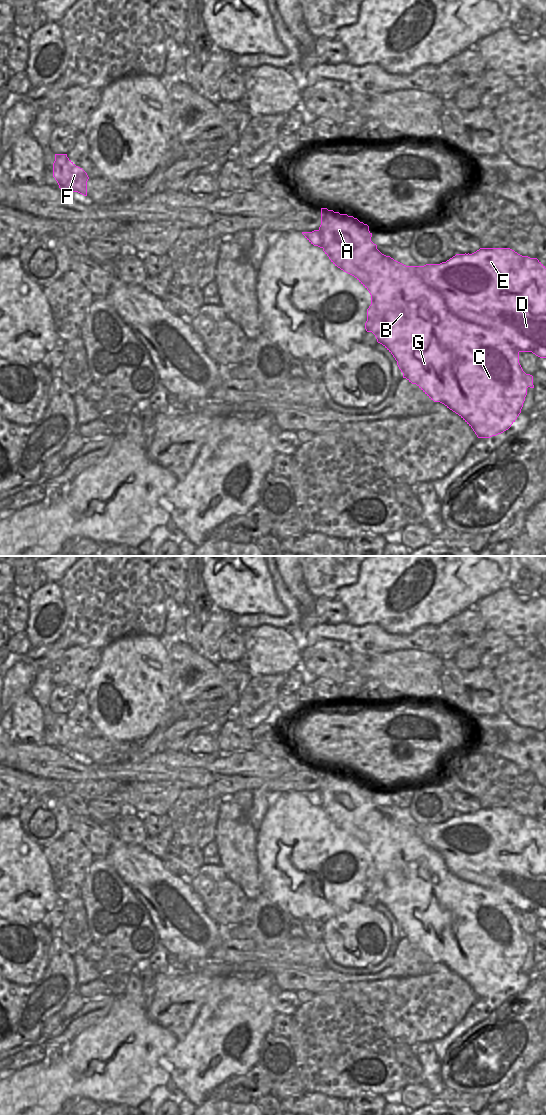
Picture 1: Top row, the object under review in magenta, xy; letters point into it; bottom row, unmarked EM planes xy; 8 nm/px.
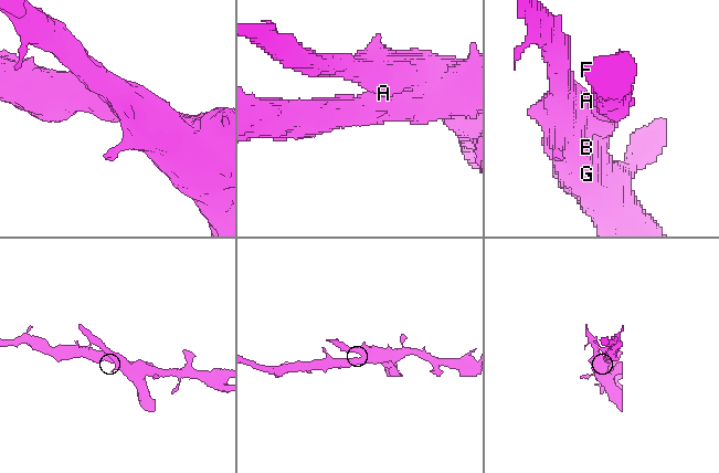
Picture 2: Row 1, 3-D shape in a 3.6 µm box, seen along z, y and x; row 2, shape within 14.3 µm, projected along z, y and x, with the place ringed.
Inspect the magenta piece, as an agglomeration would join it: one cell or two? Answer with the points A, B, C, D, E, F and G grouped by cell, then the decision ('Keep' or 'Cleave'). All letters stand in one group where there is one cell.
Groups: A B C G / D E F. Cleave.

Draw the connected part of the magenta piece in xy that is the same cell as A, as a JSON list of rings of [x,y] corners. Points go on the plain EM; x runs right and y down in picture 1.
[[[321,768],[321,785],[319,791],[323,797],[323,811],[331,822],[344,832],[354,836],[369,851],[371,865],[367,869],[365,889],[367,892],[372,892],[377,902],[382,904],[393,915],[399,929],[403,933],[403,938],[406,938],[412,944],[416,944],[434,962],[440,962],[458,974],[473,989],[478,998],[490,998],[508,990],[521,973],[527,955],[527,948],[534,948],[533,936],[526,934],[519,923],[519,911],[517,908],[498,892],[480,884],[458,878],[447,867],[443,856],[423,841],[417,833],[417,826],[406,826],[390,816],[382,814],[377,809],[377,805],[371,801],[372,793],[369,791],[369,786],[360,782],[357,778],[348,776],[347,774],[340,774],[327,768]]]

